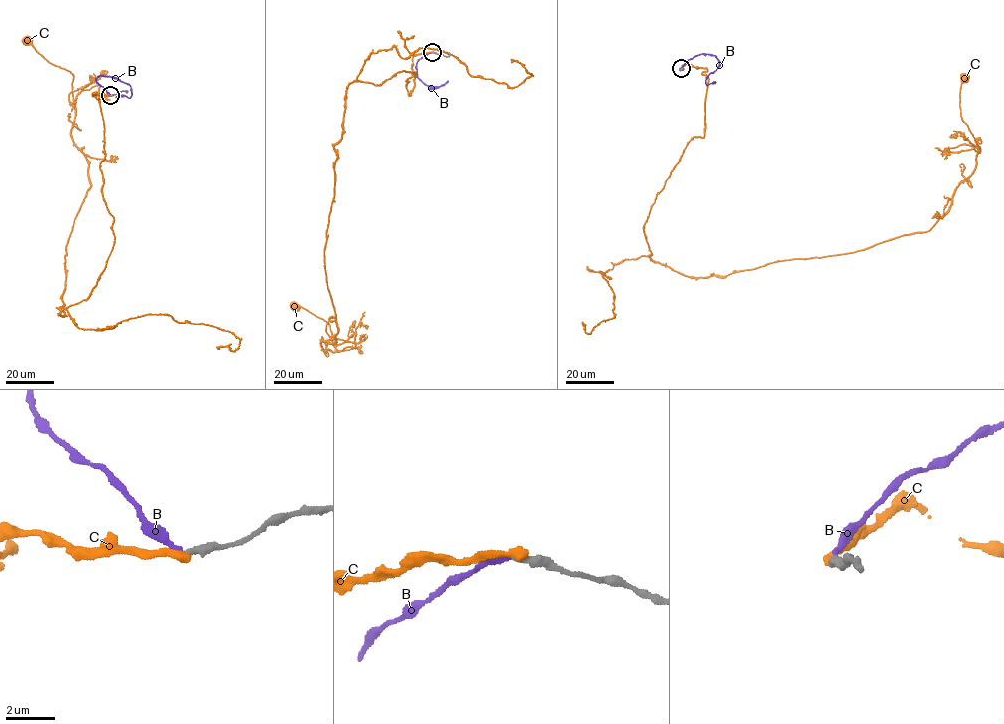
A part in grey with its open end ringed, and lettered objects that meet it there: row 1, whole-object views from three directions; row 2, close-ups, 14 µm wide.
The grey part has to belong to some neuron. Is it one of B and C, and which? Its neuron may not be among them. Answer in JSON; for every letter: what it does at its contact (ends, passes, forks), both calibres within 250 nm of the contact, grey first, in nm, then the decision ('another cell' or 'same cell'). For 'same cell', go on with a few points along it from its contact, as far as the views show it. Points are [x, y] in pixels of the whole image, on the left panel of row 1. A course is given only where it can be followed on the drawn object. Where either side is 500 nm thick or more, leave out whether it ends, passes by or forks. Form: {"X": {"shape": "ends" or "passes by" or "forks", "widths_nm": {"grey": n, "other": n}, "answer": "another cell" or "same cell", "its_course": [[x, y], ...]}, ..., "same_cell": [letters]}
{"B": {"shape": "ends", "widths_nm": {"grey": 300, "other": 240}, "answer": "another cell"}, "C": {"shape": "ends", "widths_nm": {"grey": 320, "other": 380}, "answer": "another cell"}, "same_cell": []}

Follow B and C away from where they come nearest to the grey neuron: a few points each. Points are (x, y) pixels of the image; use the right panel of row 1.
B: (681, 68), (698, 54), (714, 55), (719, 65), (708, 75), (705, 83), (715, 83)
C: (681, 68), (707, 70), (705, 133), (644, 228), (650, 259), (703, 277), (927, 232), (975, 167), (964, 77)

